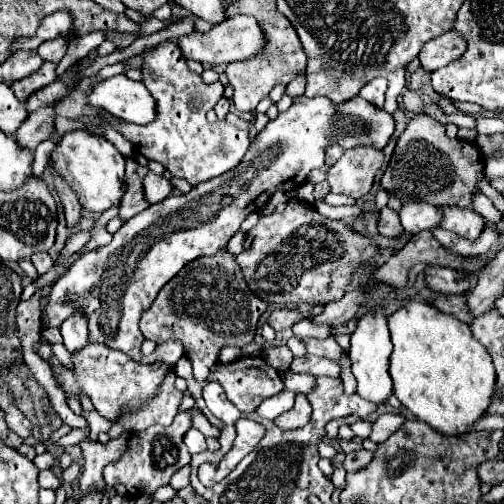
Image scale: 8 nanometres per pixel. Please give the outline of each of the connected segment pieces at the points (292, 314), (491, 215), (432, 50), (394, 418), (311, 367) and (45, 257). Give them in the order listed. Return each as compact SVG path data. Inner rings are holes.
M275 309L275 311L269 315L267 323L269 323L275 331L281 331L281 329L291 329L291 325L297 323L297 321L301 321L301 319L303 319L303 315L301 315L299 309Z
M475 191L475 193L473 193L471 203L473 203L473 209L475 209L479 215L483 215L483 217L485 217L485 221L491 221L491 223L501 221L499 211L493 207L491 199L489 199L489 197L485 197L481 191Z
M447 31L435 39L431 39L419 53L419 61L421 67L429 73L433 73L439 67L449 65L451 61L459 59L465 53L467 43L455 33L455 31Z
M381 413L373 423L373 433L369 439L375 443L383 443L389 435L393 435L403 425L403 421L407 419L401 413Z
M305 355L305 357L295 357L289 371L293 373L307 373L307 375L329 375L329 377L339 377L339 365L331 359L321 359L315 355Z
M35 253L33 259L31 259L31 263L33 263L35 269L39 271L39 275L47 273L47 271L53 267L53 259L51 259L49 253Z

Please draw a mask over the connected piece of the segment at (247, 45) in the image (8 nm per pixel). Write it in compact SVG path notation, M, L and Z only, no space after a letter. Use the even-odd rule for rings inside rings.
M235 15L233 19L225 19L219 25L213 25L213 29L207 31L207 33L193 31L189 35L179 37L177 45L183 51L185 59L198 61L203 65L223 65L223 63L227 65L227 63L233 63L233 61L243 61L243 59L255 57L263 49L265 39L263 39L261 27L257 25L257 21L253 17Z

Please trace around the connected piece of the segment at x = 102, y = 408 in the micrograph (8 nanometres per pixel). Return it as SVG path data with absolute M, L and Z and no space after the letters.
M87 343L83 349L71 353L73 367L65 367L57 357L51 357L47 363L53 369L53 375L59 383L59 387L65 391L67 397L81 397L87 395L91 403L95 405L95 411L111 421L117 421L121 417L121 407L127 405L131 411L137 409L143 401L149 401L159 383L163 381L165 373L169 371L169 365L143 365L133 361L121 351L115 351L103 343Z

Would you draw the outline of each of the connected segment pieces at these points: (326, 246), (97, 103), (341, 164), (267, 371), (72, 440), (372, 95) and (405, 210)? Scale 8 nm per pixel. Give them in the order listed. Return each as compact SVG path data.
M289 201L283 213L261 215L259 223L245 235L243 253L237 255L237 263L243 269L249 289L267 303L275 303L281 307L297 303L325 305L327 301L341 299L347 289L347 283L351 281L351 271L359 263L371 261L375 255L375 243L353 231L349 225L323 217L309 203Z
M115 75L99 81L87 93L91 107L105 109L115 117L145 125L155 119L155 99L141 81L131 81L127 75Z
M373 145L347 149L343 157L327 171L331 191L353 199L365 197L371 191L375 175L383 165L383 157L383 151L375 149Z
M239 357L233 363L218 367L217 372L211 372L209 381L218 381L227 399L235 403L239 411L249 412L255 411L263 399L285 387L279 373L267 365L263 357Z
M89 427L85 430L73 429L70 433L61 437L56 443L64 447L67 446L68 444L73 444L73 445L79 444L88 431Z
M373 79L367 87L361 89L361 97L367 99L371 105L375 105L377 109L383 109L385 103L385 91L387 91L387 79Z
M409 201L401 205L399 219L401 219L403 229L415 235L423 229L435 229L441 221L441 211L423 201Z

